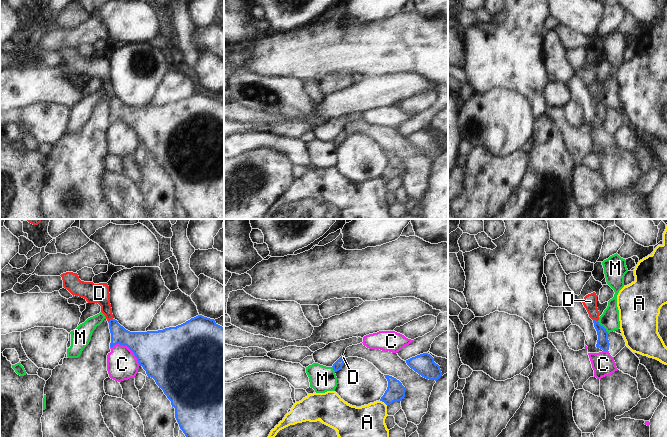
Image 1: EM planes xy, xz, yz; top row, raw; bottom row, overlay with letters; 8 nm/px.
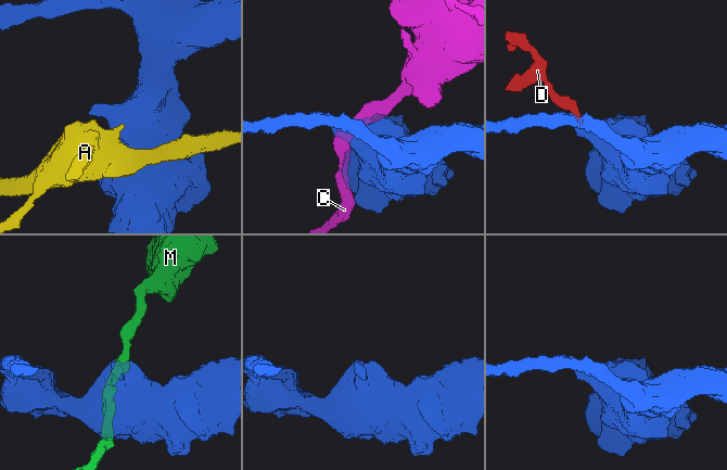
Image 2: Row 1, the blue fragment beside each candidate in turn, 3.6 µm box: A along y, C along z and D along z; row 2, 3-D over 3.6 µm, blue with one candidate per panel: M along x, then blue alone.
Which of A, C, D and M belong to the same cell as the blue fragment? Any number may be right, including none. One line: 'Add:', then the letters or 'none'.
Add: D.

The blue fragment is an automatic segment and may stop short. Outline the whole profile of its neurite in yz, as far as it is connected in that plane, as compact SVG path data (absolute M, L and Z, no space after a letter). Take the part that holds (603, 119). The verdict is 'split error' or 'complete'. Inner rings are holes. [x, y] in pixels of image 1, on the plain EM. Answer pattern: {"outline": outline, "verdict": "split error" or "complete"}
{"outline": "M595 68L588 70L584 73L582 77L584 83L586 84L589 93L593 96L594 103L597 107L598 116L596 123L602 125L603 127L609 126L609 116L608 116L608 108L606 105L601 102L598 98L599 96L599 87L597 84L597 71Z", "verdict": "split error"}

